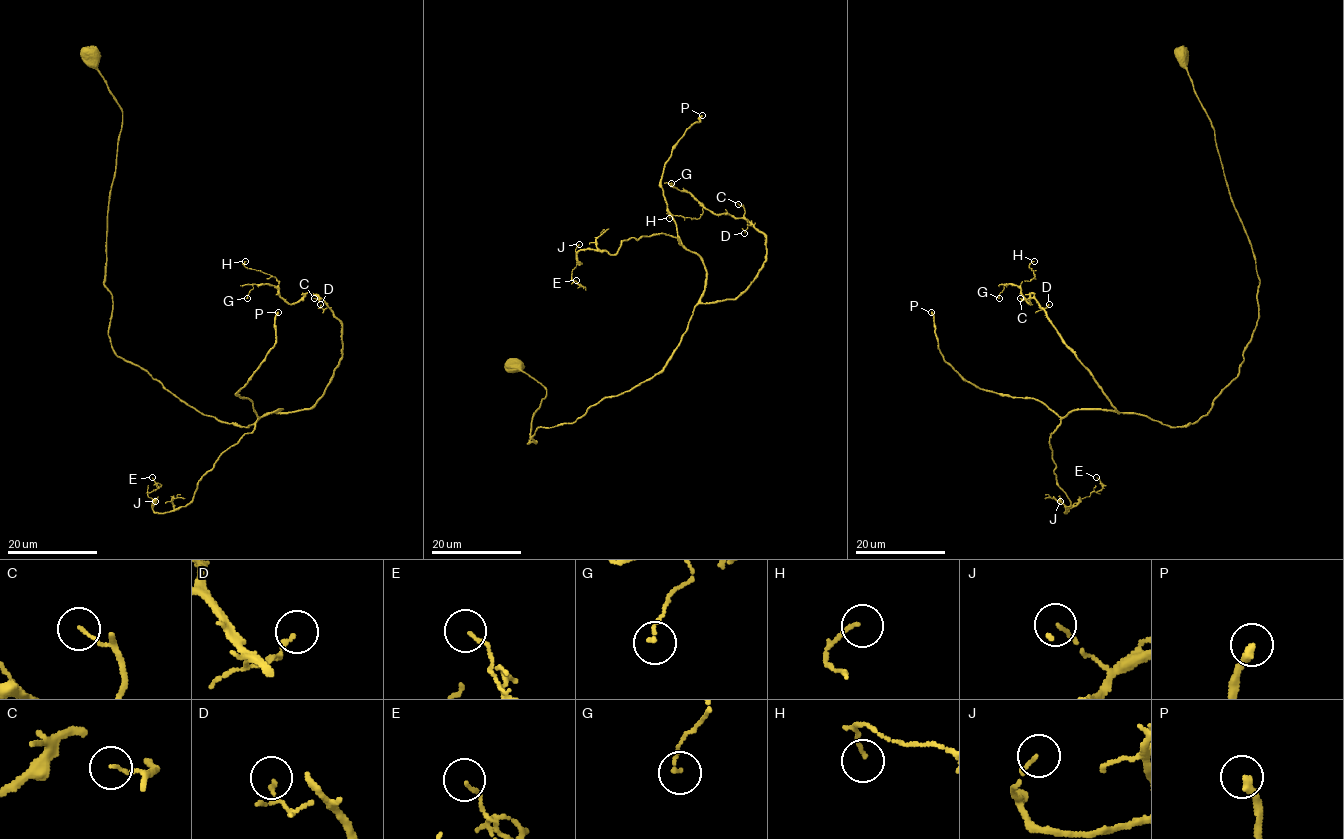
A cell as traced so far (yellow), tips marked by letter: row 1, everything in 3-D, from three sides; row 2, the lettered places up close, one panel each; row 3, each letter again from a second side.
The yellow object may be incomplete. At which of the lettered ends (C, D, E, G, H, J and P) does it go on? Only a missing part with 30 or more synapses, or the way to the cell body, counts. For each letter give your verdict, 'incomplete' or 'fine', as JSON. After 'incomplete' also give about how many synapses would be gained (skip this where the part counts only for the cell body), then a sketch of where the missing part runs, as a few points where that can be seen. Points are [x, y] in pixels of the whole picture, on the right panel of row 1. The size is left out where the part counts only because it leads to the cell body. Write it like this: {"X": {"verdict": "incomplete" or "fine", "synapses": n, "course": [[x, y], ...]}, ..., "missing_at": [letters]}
{"C": {"verdict": "fine"}, "D": {"verdict": "fine"}, "E": {"verdict": "fine"}, "G": {"verdict": "fine"}, "H": {"verdict": "fine"}, "J": {"verdict": "fine"}, "P": {"verdict": "incomplete", "synapses": 120}, "missing_at": ["P"]}

